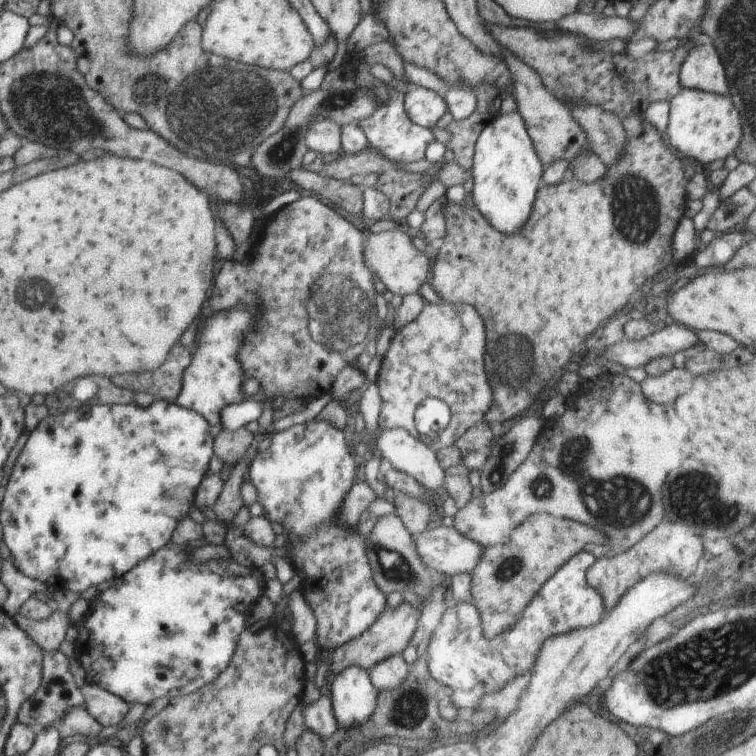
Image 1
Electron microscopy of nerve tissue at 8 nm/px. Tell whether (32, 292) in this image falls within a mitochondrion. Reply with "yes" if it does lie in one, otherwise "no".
yes

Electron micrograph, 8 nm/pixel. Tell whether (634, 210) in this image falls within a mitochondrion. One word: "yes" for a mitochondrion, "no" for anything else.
yes

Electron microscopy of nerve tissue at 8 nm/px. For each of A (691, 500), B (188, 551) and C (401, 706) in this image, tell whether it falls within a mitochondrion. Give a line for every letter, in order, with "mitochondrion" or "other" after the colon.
A: mitochondrion
B: other
C: mitochondrion

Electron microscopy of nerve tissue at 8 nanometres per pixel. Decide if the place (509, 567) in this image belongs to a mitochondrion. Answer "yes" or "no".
yes

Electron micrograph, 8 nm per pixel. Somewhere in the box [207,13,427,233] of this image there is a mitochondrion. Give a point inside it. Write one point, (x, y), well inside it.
(278, 155)

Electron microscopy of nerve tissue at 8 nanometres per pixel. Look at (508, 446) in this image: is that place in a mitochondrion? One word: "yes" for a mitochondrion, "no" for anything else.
yes

